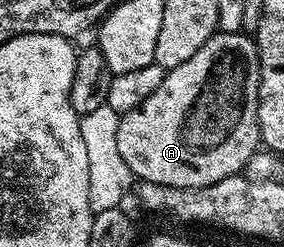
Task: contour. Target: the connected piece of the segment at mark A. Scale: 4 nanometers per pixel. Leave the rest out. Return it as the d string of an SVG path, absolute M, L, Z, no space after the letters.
M218 31L214 33L211 39L207 39L207 43L203 43L203 47L199 47L199 51L195 51L195 55L191 55L191 59L187 59L187 63L179 63L179 67L168 70L163 83L159 83L159 88L153 94L147 95L147 99L143 99L143 103L139 103L139 107L135 107L135 111L120 114L119 155L123 155L123 163L127 163L127 167L133 172L134 178L150 185L164 185L166 189L196 191L211 187L228 177L238 176L244 170L248 161L259 152L259 146L261 145L261 128L259 127L259 115L257 114L260 82L261 60L257 54L256 40L244 32L223 33Z

